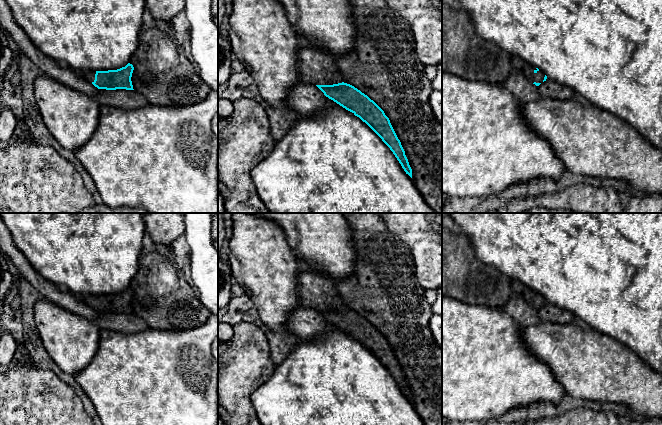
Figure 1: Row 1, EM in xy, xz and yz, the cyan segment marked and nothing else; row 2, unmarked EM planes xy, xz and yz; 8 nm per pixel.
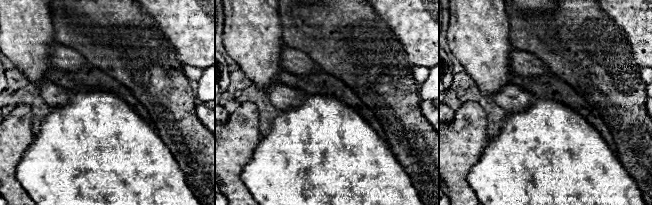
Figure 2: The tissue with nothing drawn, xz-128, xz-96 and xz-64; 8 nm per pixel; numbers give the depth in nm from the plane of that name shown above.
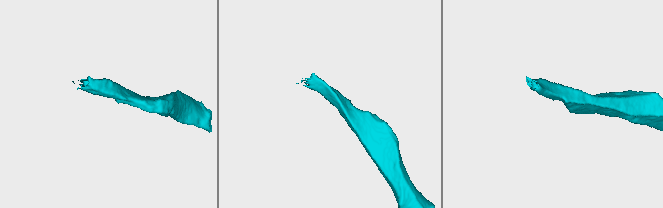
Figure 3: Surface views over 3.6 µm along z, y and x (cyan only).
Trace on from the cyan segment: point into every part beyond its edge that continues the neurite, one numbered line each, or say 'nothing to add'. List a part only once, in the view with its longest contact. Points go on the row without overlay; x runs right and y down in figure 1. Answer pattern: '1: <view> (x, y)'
1: xy (88, 299)

